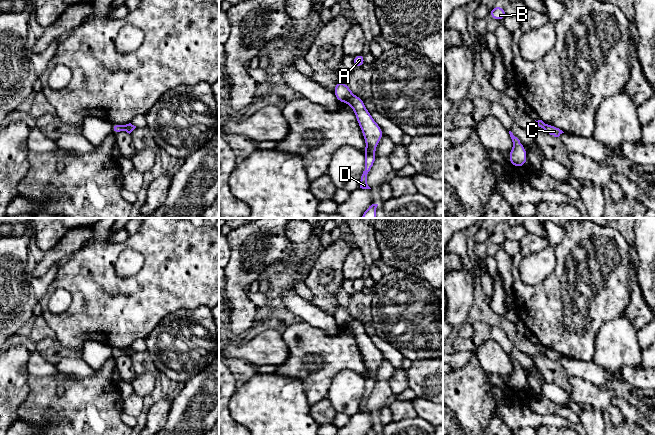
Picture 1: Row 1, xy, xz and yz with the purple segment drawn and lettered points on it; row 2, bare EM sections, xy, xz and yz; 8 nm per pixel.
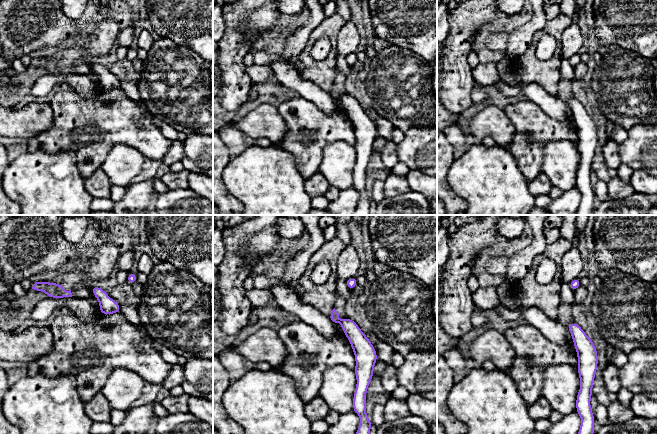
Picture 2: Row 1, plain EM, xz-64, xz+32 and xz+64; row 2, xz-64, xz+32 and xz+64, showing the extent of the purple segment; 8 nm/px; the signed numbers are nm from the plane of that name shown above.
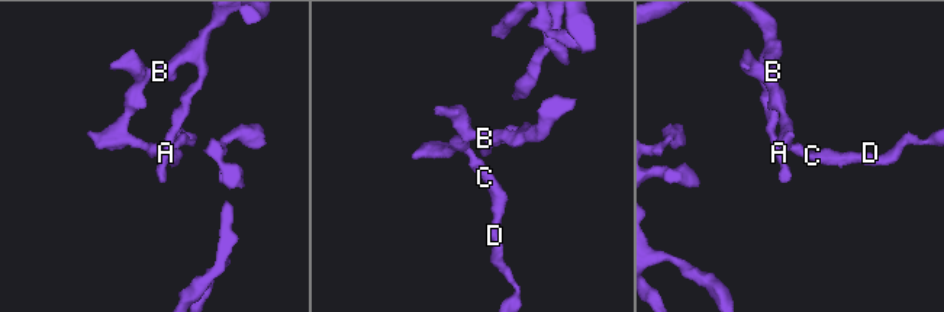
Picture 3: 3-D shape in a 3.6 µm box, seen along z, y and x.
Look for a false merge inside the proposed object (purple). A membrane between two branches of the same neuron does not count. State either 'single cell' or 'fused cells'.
fused cells

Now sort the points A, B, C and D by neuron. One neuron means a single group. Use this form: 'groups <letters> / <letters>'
groups A B / C D

